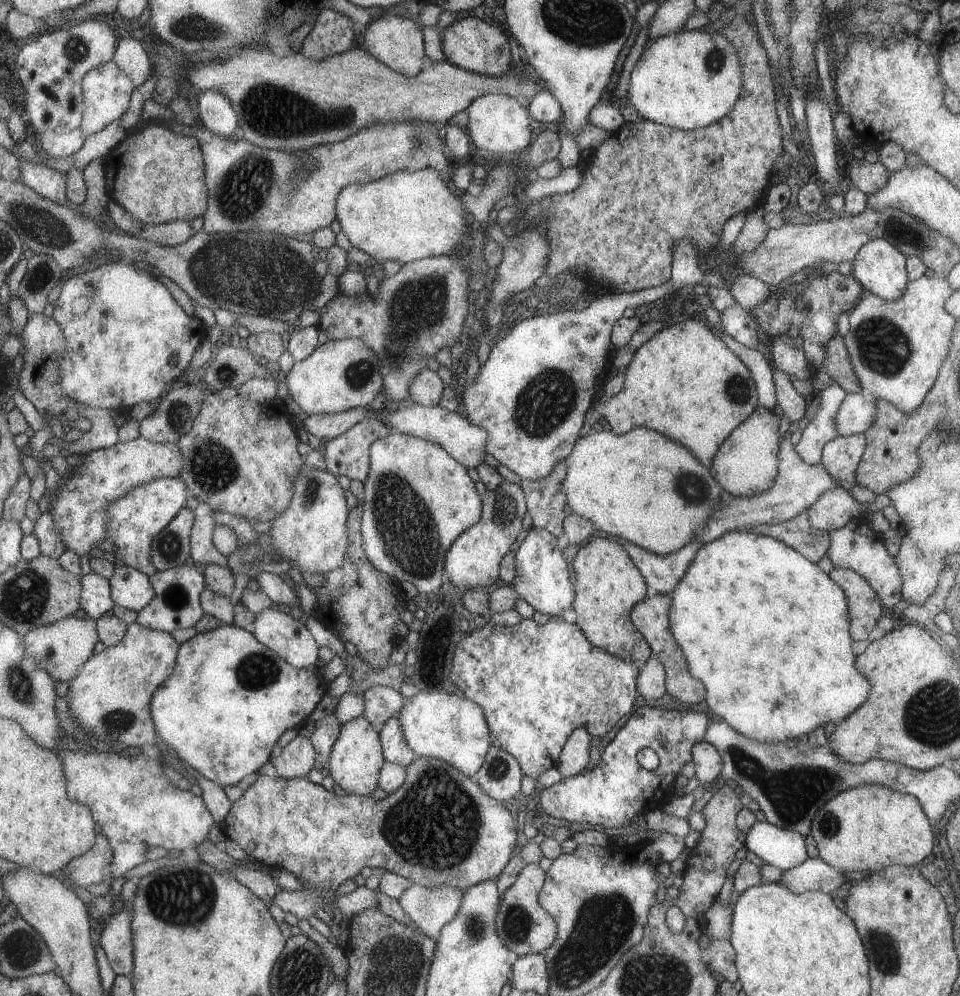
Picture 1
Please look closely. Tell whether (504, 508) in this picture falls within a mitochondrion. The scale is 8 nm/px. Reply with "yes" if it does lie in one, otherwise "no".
yes

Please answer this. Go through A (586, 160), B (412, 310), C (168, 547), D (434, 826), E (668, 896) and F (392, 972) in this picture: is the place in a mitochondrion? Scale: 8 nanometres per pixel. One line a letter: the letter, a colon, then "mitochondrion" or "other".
A: other
B: mitochondrion
C: mitochondrion
D: mitochondrion
E: other
F: mitochondrion

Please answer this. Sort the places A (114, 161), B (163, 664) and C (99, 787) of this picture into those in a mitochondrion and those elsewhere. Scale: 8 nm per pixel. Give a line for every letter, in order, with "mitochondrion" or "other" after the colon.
A: other
B: other
C: other

